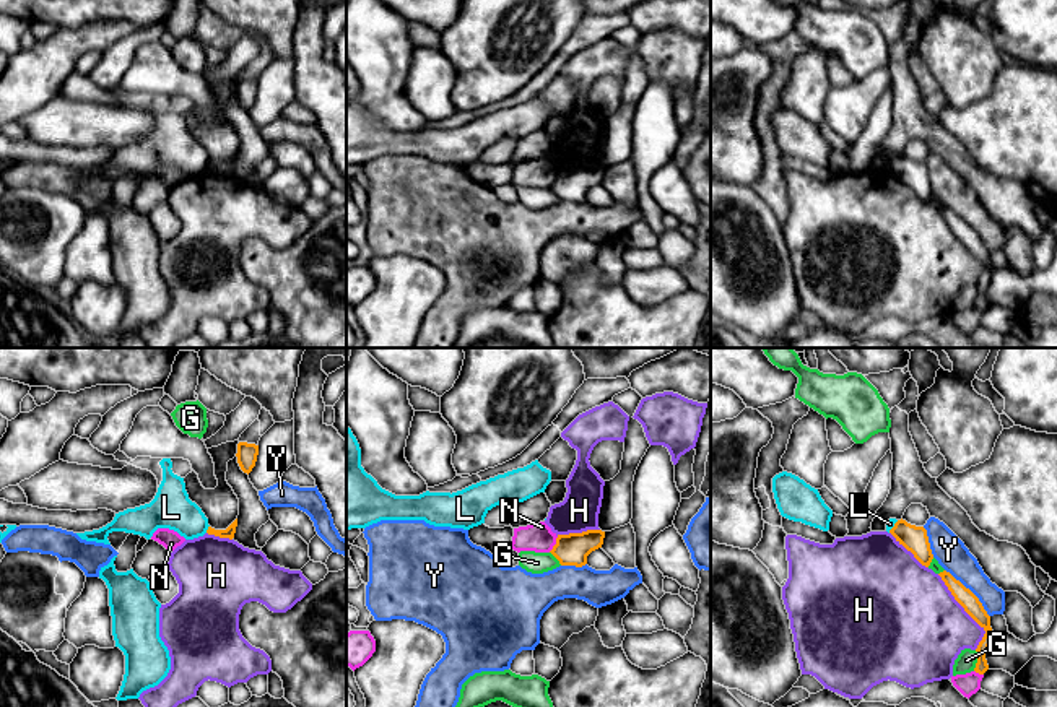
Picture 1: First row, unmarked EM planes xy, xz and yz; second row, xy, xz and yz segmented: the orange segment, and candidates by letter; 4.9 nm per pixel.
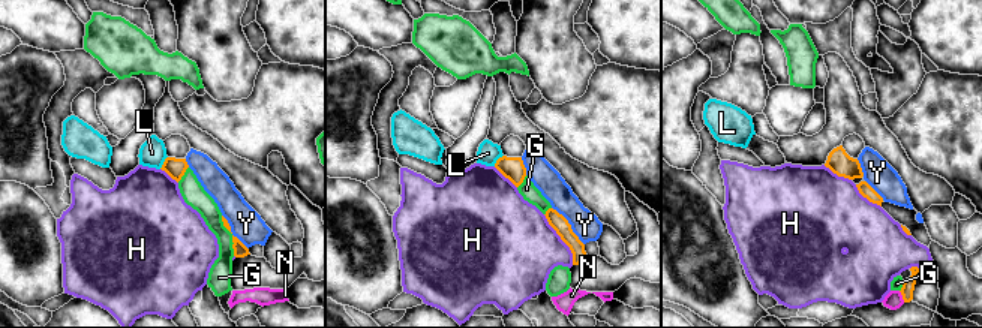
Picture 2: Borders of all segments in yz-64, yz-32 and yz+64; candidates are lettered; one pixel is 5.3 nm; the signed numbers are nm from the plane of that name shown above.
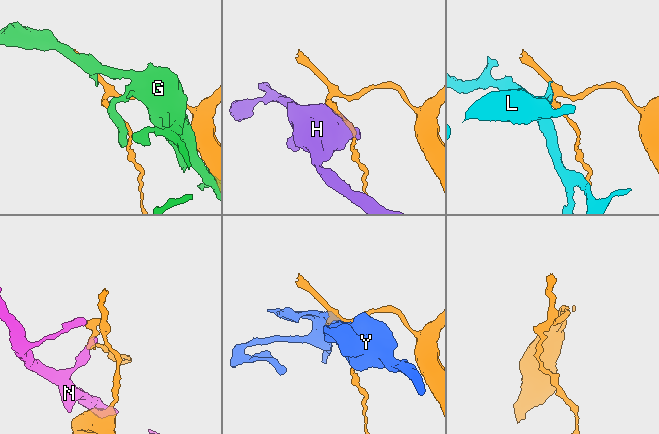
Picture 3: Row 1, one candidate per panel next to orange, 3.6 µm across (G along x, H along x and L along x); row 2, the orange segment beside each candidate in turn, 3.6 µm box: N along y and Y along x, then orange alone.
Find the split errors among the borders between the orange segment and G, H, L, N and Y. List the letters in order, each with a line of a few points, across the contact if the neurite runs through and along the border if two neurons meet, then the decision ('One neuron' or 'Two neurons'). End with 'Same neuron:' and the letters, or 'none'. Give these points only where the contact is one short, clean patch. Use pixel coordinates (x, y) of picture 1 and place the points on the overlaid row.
G: Two neurons
H: Two neurons
L: Line: xy (208, 525), (205, 532). Two neurons
N: Two neurons
Y: Two neurons
Same neuron: none

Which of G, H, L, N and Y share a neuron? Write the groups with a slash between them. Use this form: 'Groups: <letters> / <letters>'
Groups: G / H / L / N / Y

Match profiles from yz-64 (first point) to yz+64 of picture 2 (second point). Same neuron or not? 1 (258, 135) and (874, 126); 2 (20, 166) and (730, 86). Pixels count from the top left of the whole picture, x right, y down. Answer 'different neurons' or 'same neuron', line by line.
1: different neurons
2: different neurons

